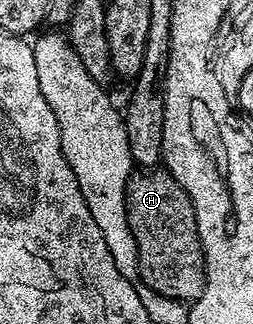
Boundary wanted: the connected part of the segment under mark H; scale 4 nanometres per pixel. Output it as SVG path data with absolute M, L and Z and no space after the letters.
M157 167L151 171L136 171L131 174L128 180L128 186L125 187L125 205L126 215L129 219L130 231L133 233L134 241L137 244L137 263L140 268L139 280L143 282L145 286L152 289L162 290L163 296L170 299L172 296L176 296L178 300L185 301L185 303L191 303L196 300L200 295L201 288L205 282L204 280L204 248L200 246L200 236L196 230L196 216L194 215L194 207L192 206L192 200L186 195L186 191L180 186L172 174L165 171L163 168Z

